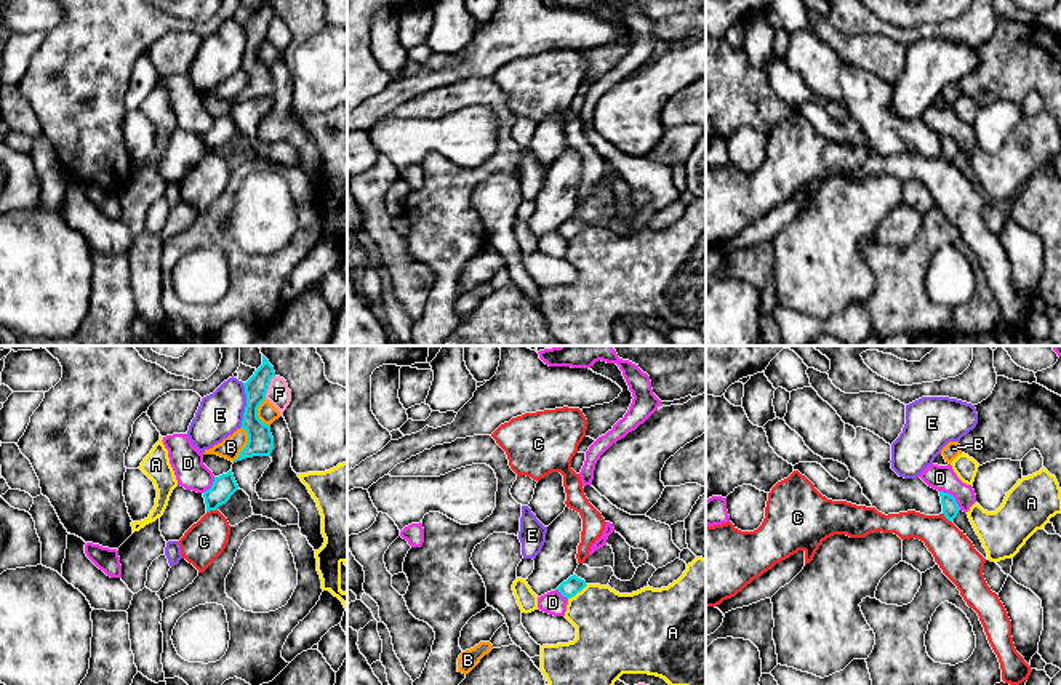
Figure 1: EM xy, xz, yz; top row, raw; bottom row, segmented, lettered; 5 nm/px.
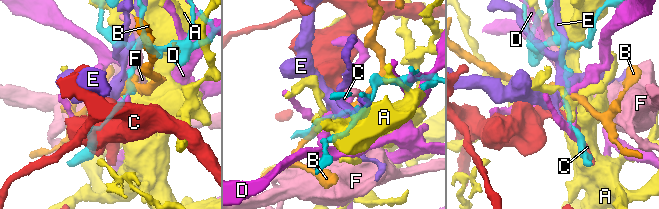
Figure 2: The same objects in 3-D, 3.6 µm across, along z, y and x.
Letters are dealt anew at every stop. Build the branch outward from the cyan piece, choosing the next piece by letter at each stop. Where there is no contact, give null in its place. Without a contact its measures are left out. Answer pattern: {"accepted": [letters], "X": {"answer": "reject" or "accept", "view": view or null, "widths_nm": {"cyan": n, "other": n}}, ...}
{"accepted": [], "A": {"answer": "reject", "view": "xz", "widths_nm": {"cyan": 90, "other": 360}}, "B": {"answer": "reject", "view": "xy", "widths_nm": {"cyan": 130, "other": 110}}, "C": {"answer": "reject", "view": "xy", "widths_nm": {"cyan": 120, "other": 200}}, "D": {"answer": "reject", "view": "yz", "widths_nm": {"cyan": 80, "other": 130}}, "E": {"answer": "reject", "view": "xy", "widths_nm": {"cyan": 130, "other": 220}}, "F": {"answer": "reject", "view": "xy", "widths_nm": {"cyan": 110, "other": 120}}}

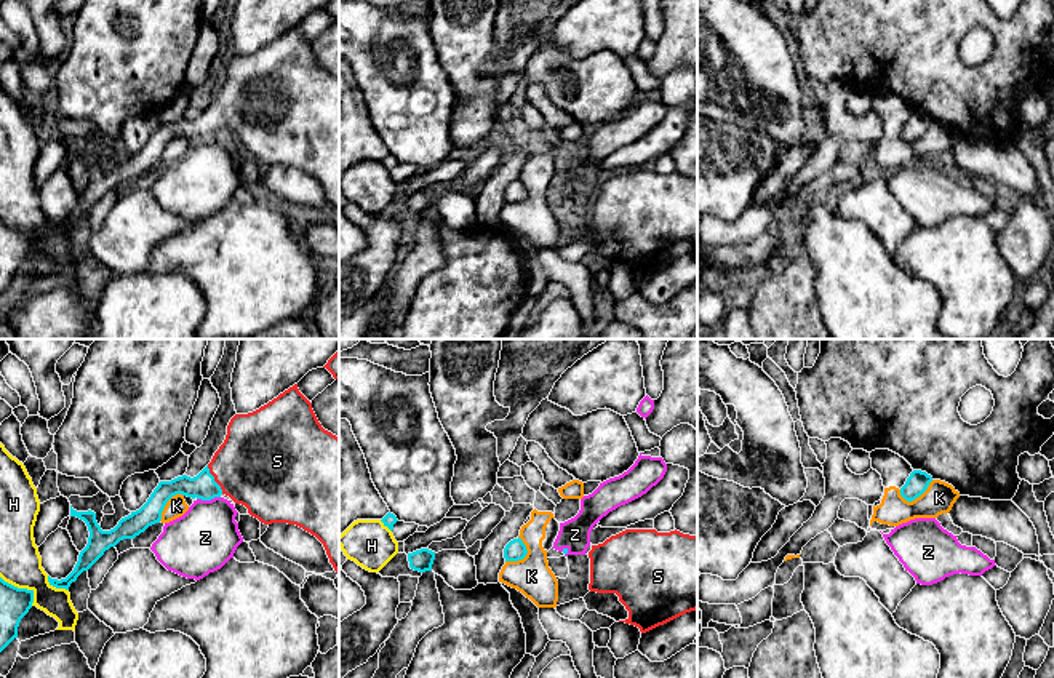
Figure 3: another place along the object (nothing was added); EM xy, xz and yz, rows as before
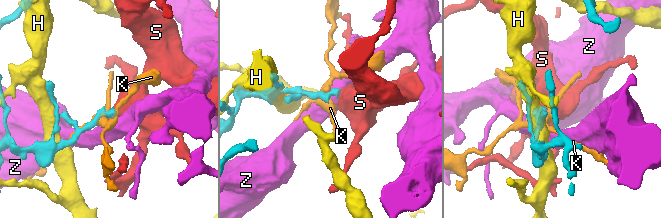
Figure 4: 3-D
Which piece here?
{"accepted": ["S"], "H": {"answer": "reject", "view": "xy", "widths_nm": {"cyan": 160, "other": 200}}, "K": {"answer": "reject", "view": "yz", "widths_nm": {"cyan": 110, "other": 160}}, "S": {"answer": "accept", "view": "xy", "widths_nm": {"cyan": 130, "other": 440}}, "Z": {"answer": "reject", "view": "xy", "widths_nm": {"cyan": 130, "other": 320}}}

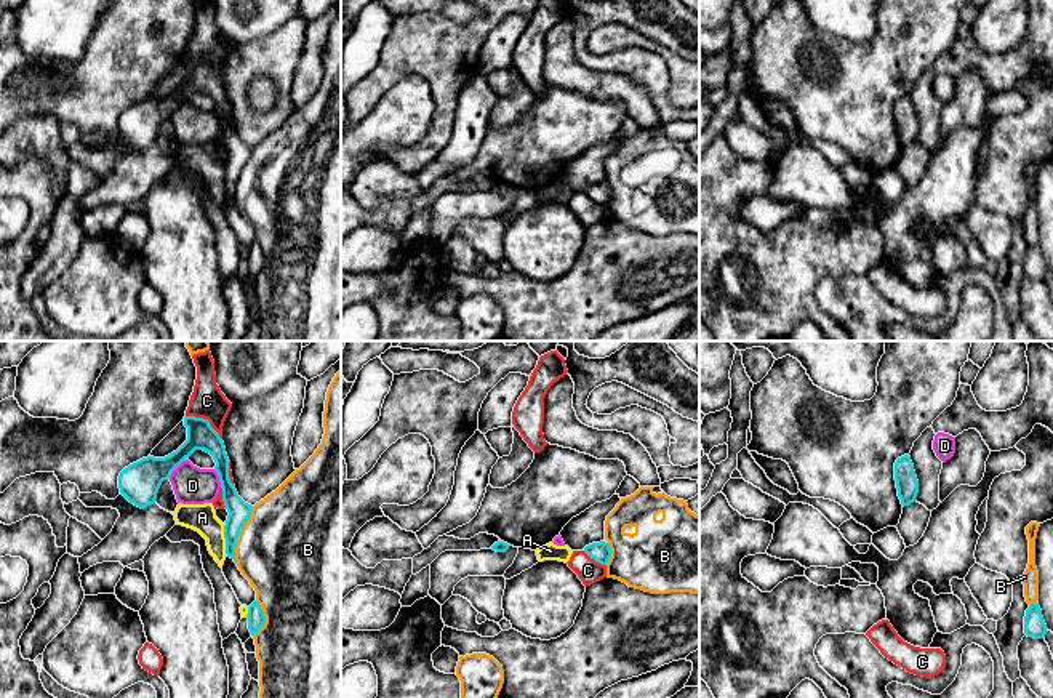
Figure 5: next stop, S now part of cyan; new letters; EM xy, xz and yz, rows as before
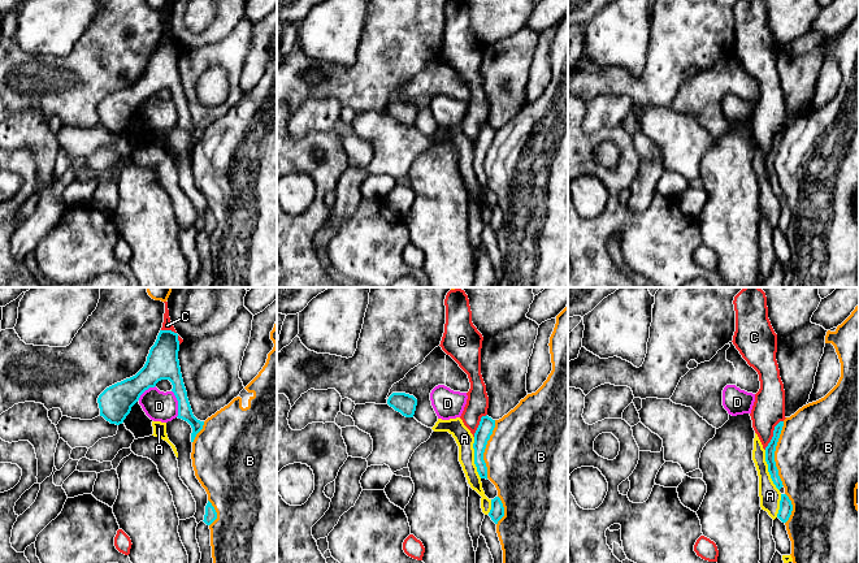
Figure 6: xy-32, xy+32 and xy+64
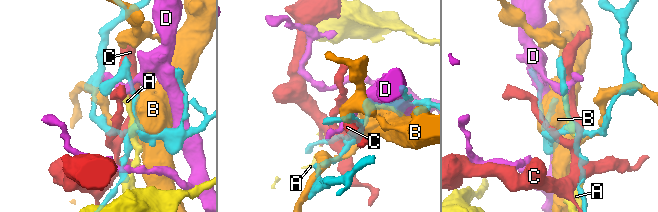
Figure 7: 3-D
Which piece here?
{"accepted": [], "A": {"answer": "reject", "view": "xy", "widths_nm": {"cyan": 110, "other": 140}}, "B": {"answer": "reject", "view": "xy", "widths_nm": {"cyan": 110, "other": 480}}, "C": {"answer": "reject", "view": "xy", "widths_nm": {"cyan": 140, "other": 170}}, "D": {"answer": "reject", "view": "xy", "widths_nm": {"cyan": 200, "other": 190}}}

